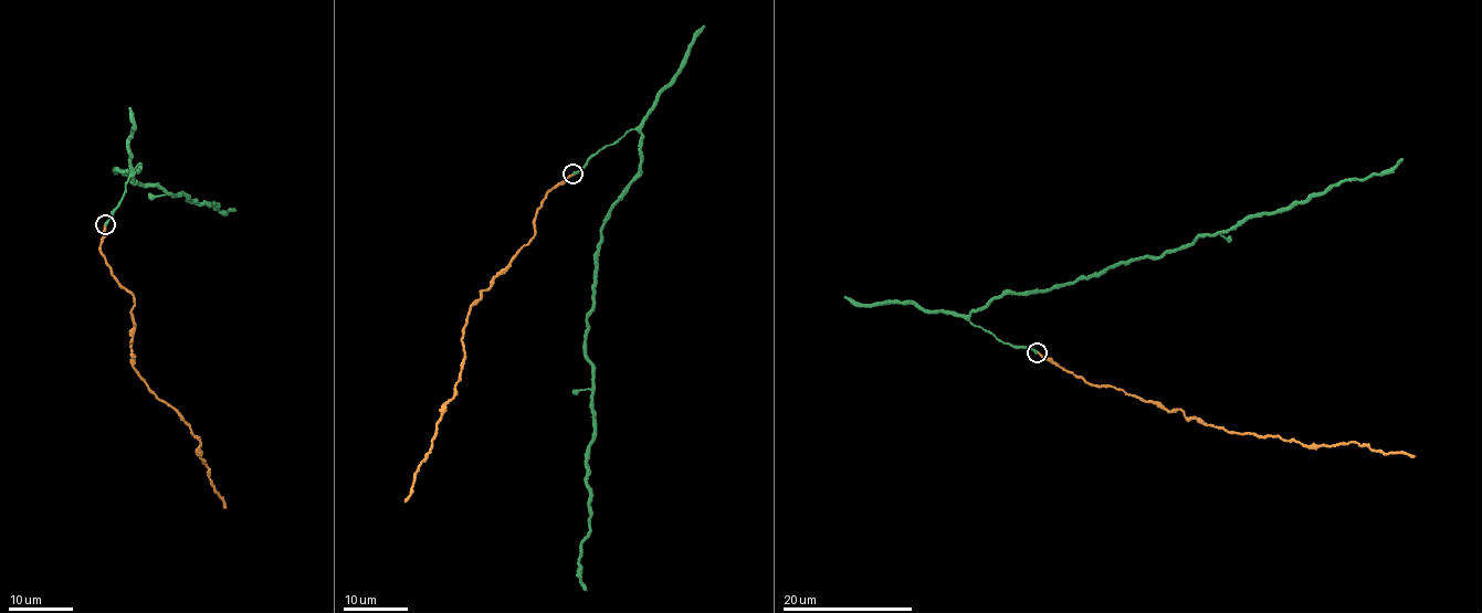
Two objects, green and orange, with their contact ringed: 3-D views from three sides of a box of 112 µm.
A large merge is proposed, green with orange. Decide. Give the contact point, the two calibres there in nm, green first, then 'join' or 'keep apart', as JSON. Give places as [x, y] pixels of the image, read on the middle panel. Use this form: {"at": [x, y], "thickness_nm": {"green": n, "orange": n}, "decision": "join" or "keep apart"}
{"at": [573, 173], "thickness_nm": {"green": 280, "orange": 240}, "decision": "join"}

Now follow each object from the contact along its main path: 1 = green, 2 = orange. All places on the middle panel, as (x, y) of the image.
1: (574, 173), (633, 129), (640, 135), (637, 172), (602, 230), (588, 317), (595, 437), (579, 560), (587, 590)
2: (574, 173), (547, 191), (534, 220), (534, 238), (472, 306), (462, 339), (461, 379), (405, 500)

